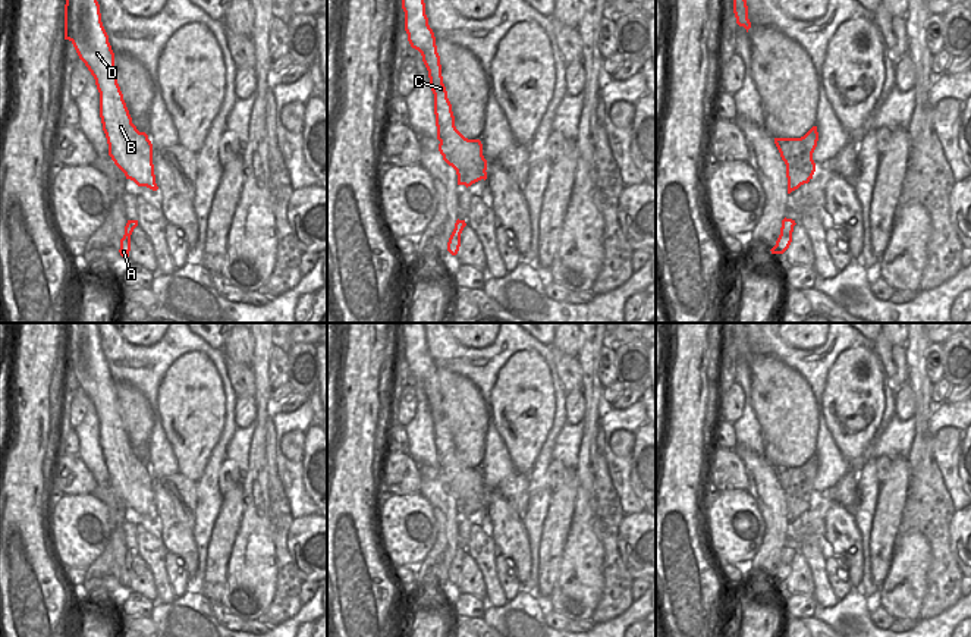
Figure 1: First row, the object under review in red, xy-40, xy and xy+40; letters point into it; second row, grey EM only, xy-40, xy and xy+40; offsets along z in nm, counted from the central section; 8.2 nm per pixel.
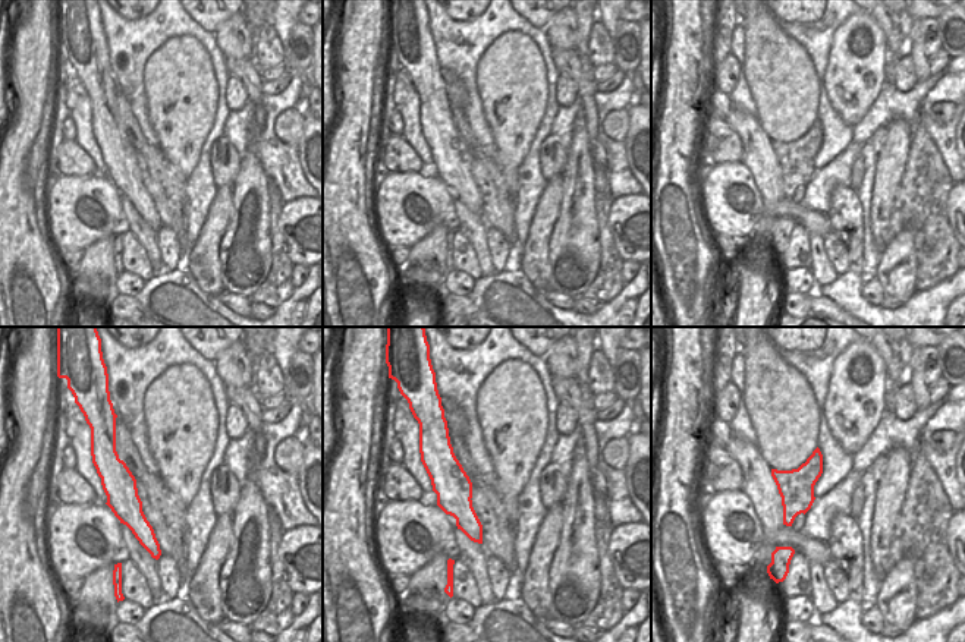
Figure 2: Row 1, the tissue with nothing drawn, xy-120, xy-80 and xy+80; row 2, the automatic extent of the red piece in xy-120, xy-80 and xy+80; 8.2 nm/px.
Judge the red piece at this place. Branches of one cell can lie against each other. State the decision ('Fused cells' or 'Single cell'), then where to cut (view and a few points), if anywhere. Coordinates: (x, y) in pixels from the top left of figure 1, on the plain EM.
Fused cells. Split along xy (484, 499), (459, 498), (456, 501)

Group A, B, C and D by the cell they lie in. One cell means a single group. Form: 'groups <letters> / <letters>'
groups A / B C D

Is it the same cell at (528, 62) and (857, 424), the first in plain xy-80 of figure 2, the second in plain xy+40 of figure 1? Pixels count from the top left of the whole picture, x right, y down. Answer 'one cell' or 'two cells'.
one cell

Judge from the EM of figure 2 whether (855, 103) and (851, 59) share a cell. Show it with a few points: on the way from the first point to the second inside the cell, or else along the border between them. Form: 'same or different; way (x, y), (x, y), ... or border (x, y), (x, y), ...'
same; way (854, 93), (854, 69)

